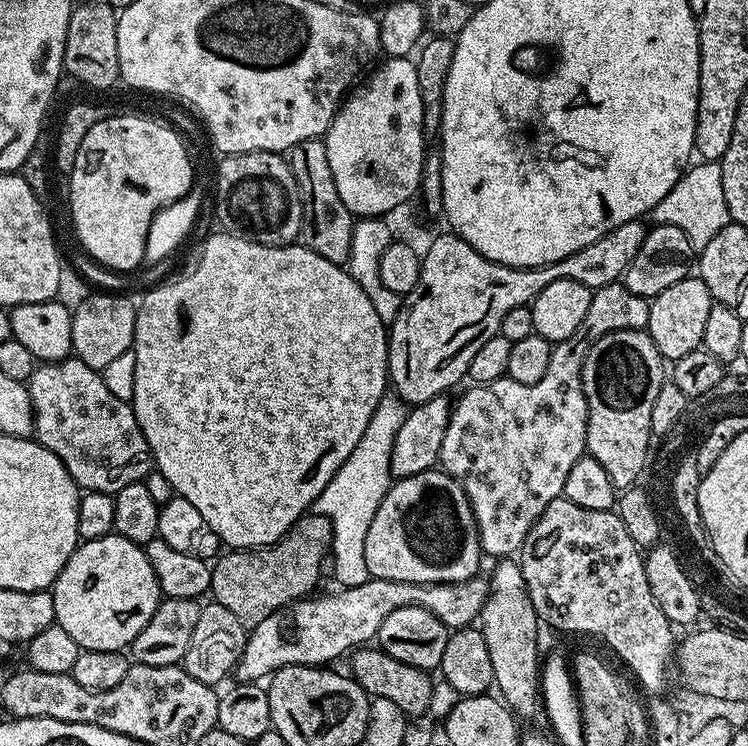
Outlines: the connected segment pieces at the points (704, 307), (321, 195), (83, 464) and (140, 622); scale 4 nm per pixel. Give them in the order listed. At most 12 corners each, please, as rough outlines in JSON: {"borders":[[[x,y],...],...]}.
{"borders":[[[696,274],[651,297],[646,331],[665,361],[703,345],[713,303]],[[324,140],[290,163],[304,211],[299,243],[347,265],[354,217],[334,186]],[[75,358],[27,382],[35,439],[77,488],[153,471],[131,403]],[[83,541],[50,589],[90,650],[127,649],[162,593],[141,545]]]}

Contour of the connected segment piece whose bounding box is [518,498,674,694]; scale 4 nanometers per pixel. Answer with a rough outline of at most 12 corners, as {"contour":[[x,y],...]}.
{"contour":[[563,498],[518,553],[537,617],[665,691],[674,625],[615,511]]}

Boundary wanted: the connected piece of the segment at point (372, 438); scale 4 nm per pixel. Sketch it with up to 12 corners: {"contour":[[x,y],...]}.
{"contour":[[378,402],[358,446],[318,494],[330,572],[362,586],[366,530],[394,477],[390,450],[410,411]]}

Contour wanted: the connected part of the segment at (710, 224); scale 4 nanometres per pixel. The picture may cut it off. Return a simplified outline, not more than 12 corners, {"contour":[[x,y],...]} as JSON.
{"contour":[[696,162],[650,213],[699,250],[730,223],[722,170]]}

